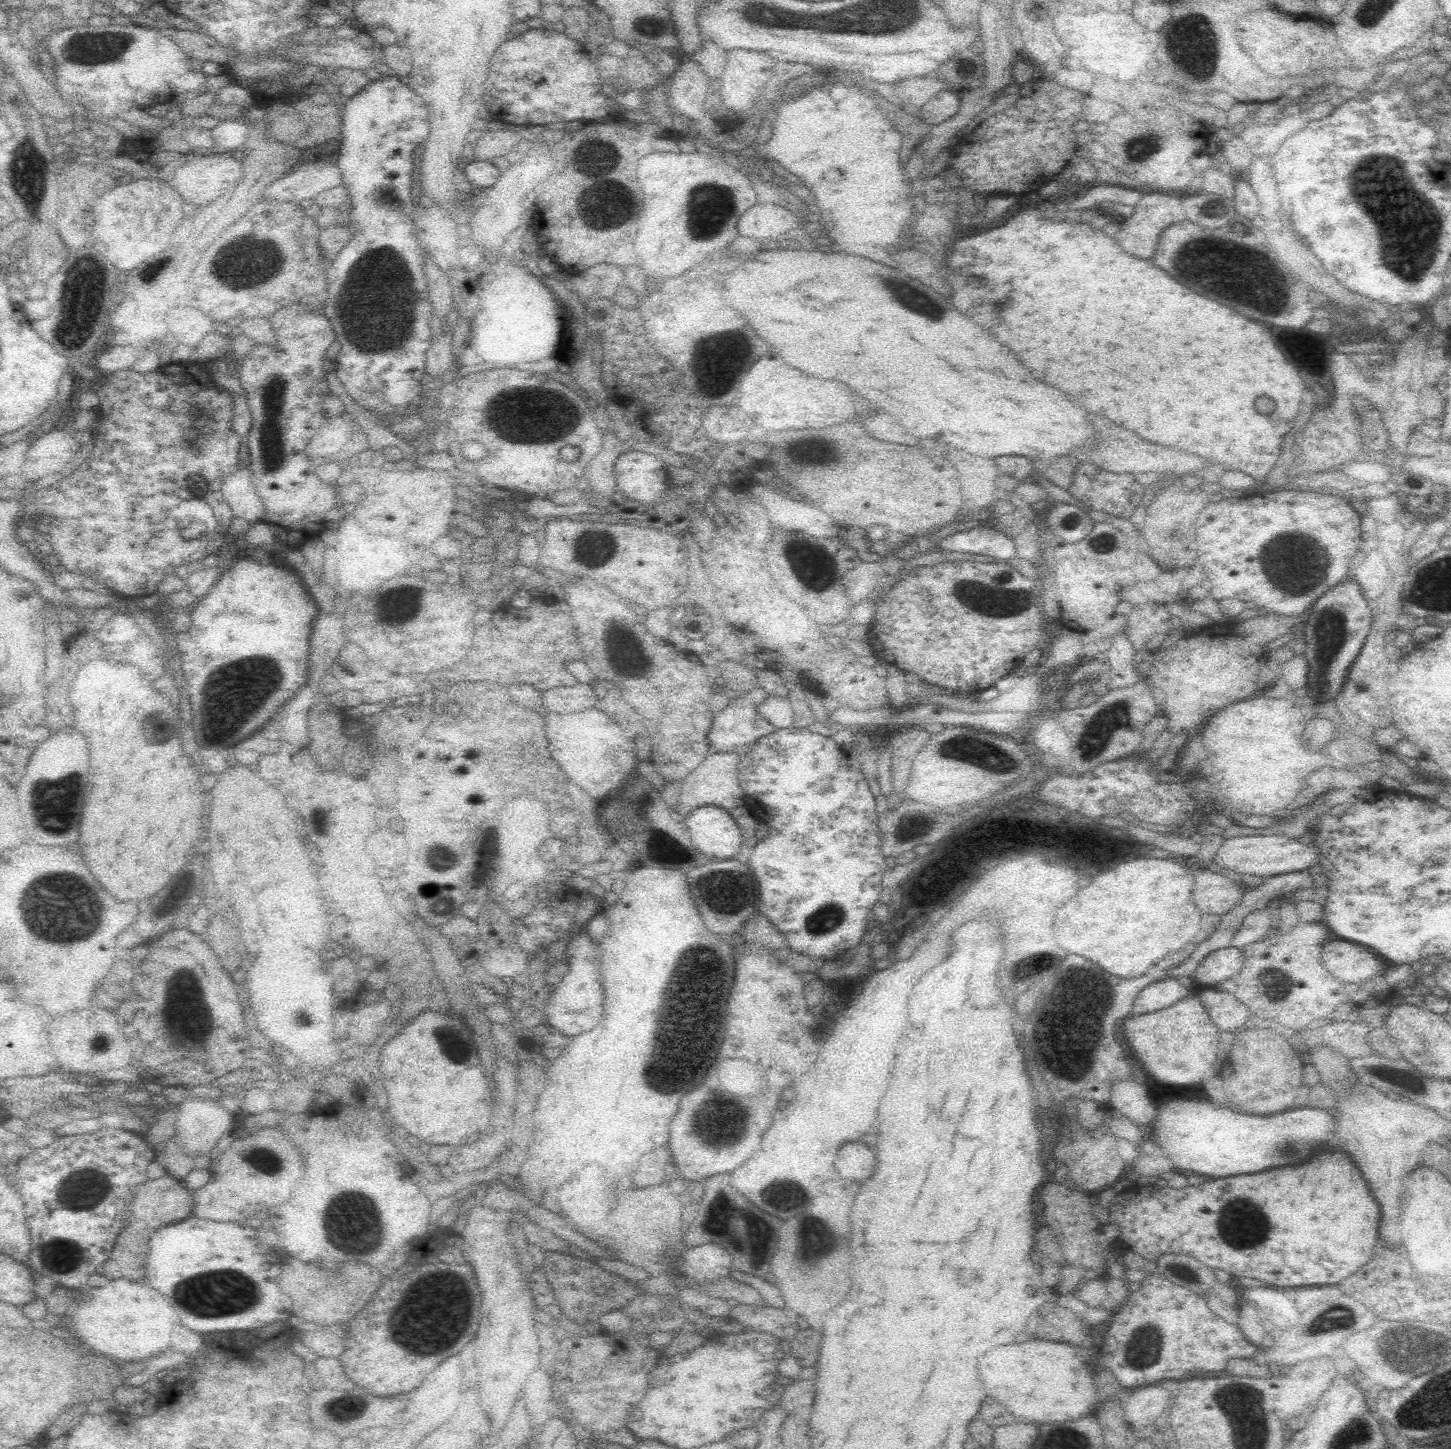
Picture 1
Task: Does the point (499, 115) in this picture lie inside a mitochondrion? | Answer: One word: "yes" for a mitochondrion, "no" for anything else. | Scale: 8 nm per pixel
no

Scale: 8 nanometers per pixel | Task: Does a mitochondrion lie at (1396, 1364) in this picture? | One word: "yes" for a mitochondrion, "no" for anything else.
yes

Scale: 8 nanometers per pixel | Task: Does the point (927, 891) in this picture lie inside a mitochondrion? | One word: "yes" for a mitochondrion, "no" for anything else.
no

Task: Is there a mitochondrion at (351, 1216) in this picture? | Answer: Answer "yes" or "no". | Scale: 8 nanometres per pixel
yes

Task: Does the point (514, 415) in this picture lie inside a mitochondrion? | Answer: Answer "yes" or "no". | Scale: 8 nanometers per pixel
yes

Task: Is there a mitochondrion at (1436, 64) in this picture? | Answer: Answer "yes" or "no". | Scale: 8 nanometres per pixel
no

